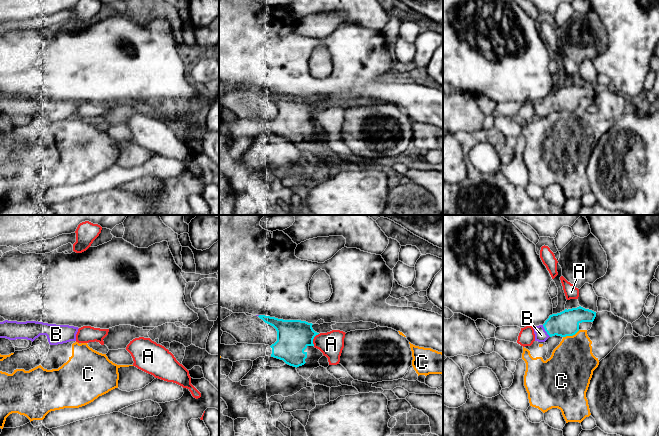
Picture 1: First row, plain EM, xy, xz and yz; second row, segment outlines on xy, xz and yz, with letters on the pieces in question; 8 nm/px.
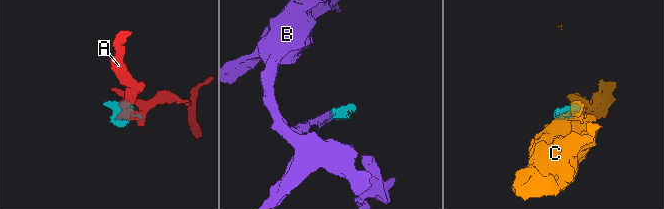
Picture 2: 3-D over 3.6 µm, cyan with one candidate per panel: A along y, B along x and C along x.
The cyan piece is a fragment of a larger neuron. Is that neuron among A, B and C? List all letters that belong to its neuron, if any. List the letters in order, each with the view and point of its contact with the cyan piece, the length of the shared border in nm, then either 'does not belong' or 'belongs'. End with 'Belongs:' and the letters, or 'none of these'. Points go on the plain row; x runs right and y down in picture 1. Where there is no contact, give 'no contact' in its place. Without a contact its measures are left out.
A: xz (313, 114) | 110 nm | does not belong
B: yz (545, 106) | 120 nm | belongs
C: yz (571, 111) | 150 nm | does not belong
Belongs: B

